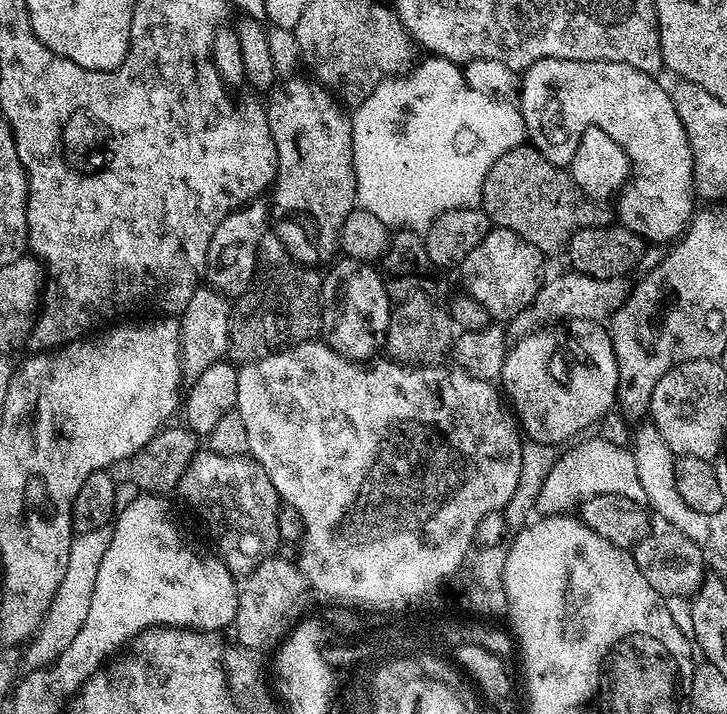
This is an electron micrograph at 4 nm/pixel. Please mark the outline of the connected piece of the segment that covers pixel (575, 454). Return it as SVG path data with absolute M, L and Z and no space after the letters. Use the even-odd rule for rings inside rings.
M593 435L592 440L581 439L573 448L565 447L546 474L542 490L538 490L535 511L540 516L559 516L573 511L572 507L583 505L598 492L619 492L621 494L642 493L642 482L638 482L638 470L631 451L625 445L615 445ZM584 440L584 441L583 441ZM576 444L576 445L575 445ZM568 448L568 449L567 449Z

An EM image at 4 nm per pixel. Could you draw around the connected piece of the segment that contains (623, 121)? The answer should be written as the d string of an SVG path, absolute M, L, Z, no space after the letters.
M546 58L539 60L530 65L523 73L522 83L519 85L520 93L520 112L524 115L524 131L527 139L532 147L537 148L551 164L568 166L572 160L572 155L578 149L579 139L582 138L583 131L587 127L597 127L604 130L622 148L628 156L631 164L631 175L626 183L619 189L620 201L616 204L616 212L620 215L619 223L625 228L629 228L631 232L637 232L643 236L645 241L660 244L663 240L672 242L677 239L687 229L690 221L694 216L694 207L692 208L692 200L694 201L694 189L692 186L692 151L690 144L686 138L686 132L682 126L682 122L678 118L678 112L674 110L674 102L672 101L672 93L666 87L656 81L657 77L651 72L643 72L634 66L626 66L618 62L602 62L601 60L563 60L562 58Z

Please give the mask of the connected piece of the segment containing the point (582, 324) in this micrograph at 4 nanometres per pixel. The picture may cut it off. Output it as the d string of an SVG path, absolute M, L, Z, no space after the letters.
M569 320L559 324L553 324L549 327L536 332L532 336L517 341L504 357L504 365L498 377L499 383L502 385L503 395L506 397L507 403L510 405L511 411L514 413L519 427L522 429L523 435L534 444L551 444L553 446L563 445L565 442L571 441L573 438L579 437L583 428L590 429L600 421L602 417L616 404L616 387L618 386L618 366L616 365L616 357L612 354L612 338L609 329L603 323L595 320Z

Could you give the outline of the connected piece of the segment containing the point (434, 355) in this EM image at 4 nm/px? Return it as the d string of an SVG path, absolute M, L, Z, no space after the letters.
M415 294L393 307L388 323L388 332L384 335L384 348L391 359L401 366L409 368L430 368L445 363L454 343L454 325L449 313L439 308L427 295Z

